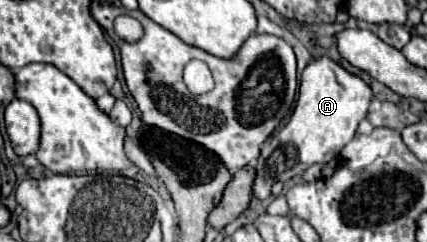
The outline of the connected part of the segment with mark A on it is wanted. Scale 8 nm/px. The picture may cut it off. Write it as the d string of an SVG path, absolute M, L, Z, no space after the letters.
M327 55L311 59L301 75L299 99L289 123L277 135L273 135L267 149L261 151L253 197L265 199L271 195L271 185L275 181L287 181L303 173L313 163L329 163L335 159L339 151L353 139L357 125L367 117L371 101L373 91L361 77L349 73Z

